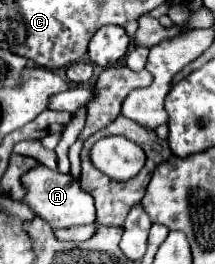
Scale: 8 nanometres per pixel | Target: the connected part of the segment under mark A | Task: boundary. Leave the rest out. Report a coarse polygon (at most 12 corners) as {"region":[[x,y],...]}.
{"region":[[36,167],[26,205],[54,229],[96,223],[72,175]]}

